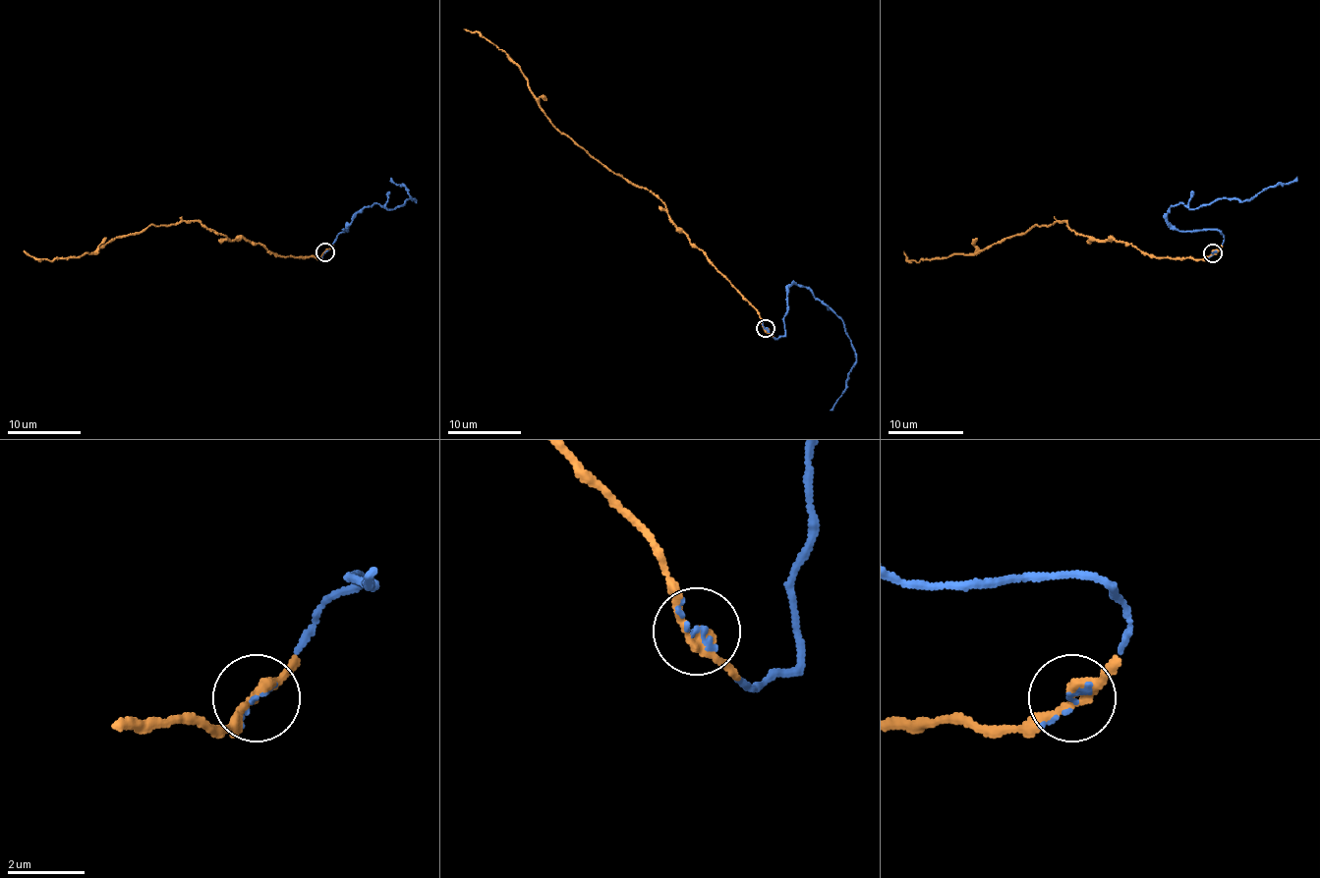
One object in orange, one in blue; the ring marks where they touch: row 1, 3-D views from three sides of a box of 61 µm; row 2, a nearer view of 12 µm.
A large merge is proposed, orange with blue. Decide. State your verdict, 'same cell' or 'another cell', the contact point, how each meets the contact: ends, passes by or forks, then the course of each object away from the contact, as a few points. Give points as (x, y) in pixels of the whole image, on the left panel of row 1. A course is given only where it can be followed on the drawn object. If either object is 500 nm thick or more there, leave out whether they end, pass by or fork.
same cell | (325, 252) | orange passes by | blue ends | orange via (324, 252), (277, 256), (198, 221), (147, 225), (71, 258), (39, 260), (23, 250) | blue via (324, 252), (367, 206), (415, 201), (391, 177)

